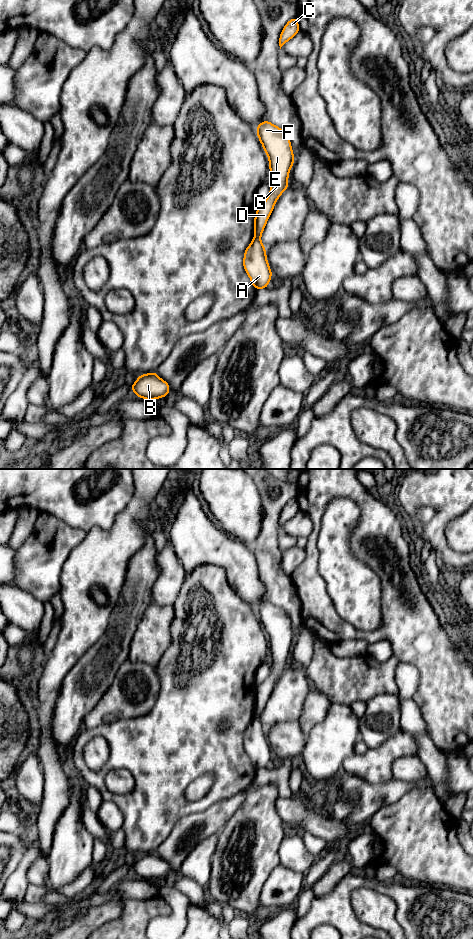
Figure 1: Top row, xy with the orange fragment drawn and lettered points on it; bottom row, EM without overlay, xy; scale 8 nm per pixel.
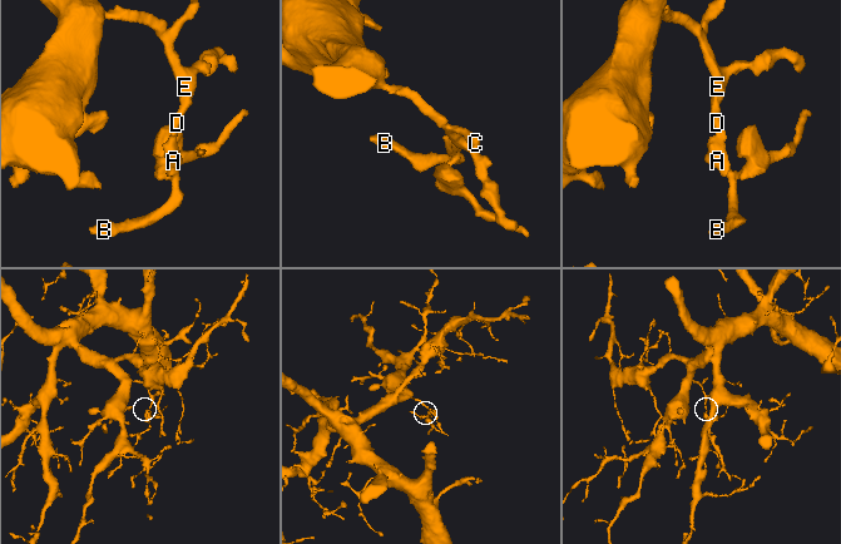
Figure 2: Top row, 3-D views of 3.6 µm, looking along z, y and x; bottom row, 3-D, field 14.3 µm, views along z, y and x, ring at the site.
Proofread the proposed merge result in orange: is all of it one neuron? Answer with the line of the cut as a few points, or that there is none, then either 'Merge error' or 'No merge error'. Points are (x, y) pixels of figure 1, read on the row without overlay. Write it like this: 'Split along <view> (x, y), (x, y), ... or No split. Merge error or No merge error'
Split along xy (255, 716), (260, 718). Merge error

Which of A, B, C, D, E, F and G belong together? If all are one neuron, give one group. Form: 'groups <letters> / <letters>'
groups A B / C D E F G

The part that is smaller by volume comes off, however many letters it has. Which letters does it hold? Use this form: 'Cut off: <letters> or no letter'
Cut off: A, B

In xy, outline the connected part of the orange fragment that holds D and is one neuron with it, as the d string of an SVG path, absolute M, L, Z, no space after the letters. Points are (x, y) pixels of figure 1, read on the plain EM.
M265 600L257 606L256 613L266 635L268 636L270 648L270 673L266 680L262 684L257 686L257 692L254 697L254 716L261 718L266 703L273 691L278 678L289 666L288 656L295 641L295 637L289 617L278 606L270 603L268 600Z

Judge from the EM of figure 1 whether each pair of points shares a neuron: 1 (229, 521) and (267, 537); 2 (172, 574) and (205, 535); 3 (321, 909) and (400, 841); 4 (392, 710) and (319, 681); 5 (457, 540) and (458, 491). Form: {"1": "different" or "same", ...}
{"1": "different", "2": "different", "3": "different", "4": "different", "5": "different"}

